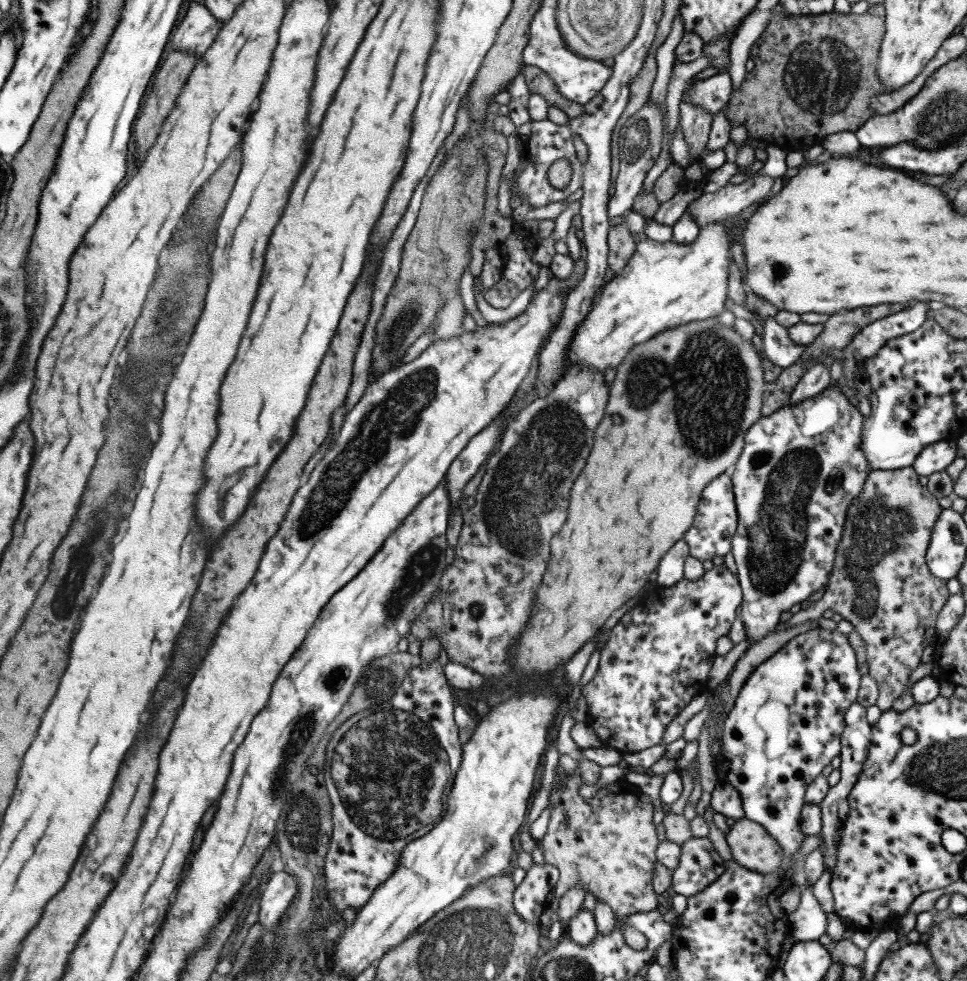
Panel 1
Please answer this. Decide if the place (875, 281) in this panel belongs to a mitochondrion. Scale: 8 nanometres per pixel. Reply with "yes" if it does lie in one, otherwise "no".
no

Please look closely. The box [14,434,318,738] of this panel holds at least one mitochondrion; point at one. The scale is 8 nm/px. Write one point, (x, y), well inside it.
(84, 553)

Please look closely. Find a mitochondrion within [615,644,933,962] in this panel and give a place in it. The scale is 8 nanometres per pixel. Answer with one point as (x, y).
(914, 737)

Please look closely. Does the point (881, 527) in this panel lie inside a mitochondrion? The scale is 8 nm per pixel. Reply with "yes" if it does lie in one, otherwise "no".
yes

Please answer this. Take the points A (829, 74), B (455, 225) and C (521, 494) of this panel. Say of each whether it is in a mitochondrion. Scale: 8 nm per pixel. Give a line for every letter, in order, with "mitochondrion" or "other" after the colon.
A: mitochondrion
B: mitochondrion
C: mitochondrion

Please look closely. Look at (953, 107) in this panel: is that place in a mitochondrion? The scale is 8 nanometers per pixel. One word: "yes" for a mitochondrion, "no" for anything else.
yes

